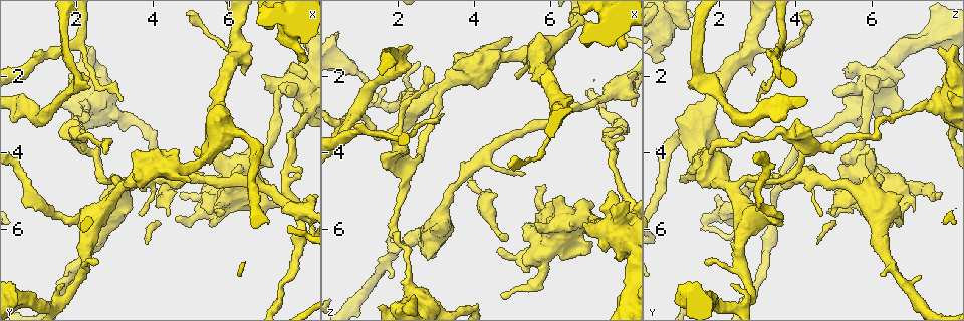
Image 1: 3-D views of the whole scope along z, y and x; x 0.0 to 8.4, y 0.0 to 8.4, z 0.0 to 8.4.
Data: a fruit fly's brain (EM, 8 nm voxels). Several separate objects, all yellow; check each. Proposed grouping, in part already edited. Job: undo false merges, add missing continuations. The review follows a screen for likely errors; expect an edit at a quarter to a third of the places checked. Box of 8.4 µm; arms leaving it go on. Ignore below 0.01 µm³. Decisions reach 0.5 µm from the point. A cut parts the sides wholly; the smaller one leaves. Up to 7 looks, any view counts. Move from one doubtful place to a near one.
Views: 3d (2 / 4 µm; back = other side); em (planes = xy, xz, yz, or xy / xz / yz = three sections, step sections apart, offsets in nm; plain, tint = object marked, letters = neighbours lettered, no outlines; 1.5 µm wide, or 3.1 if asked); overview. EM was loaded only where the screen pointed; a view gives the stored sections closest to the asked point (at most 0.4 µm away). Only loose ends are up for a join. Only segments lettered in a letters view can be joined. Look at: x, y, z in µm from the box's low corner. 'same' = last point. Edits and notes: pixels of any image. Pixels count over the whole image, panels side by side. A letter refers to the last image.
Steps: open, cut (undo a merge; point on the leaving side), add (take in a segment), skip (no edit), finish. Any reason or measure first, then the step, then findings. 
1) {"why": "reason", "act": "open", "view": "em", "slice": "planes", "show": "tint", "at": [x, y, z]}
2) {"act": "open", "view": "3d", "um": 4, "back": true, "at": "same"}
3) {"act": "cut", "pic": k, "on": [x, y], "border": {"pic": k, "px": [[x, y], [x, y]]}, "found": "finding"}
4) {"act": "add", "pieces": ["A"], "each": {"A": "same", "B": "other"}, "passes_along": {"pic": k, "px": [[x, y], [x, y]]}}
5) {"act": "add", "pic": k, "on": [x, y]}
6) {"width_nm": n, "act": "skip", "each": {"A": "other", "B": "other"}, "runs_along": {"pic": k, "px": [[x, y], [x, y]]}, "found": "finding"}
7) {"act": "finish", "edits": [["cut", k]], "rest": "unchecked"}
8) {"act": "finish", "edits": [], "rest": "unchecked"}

{"why": "abrupt turn", "act": "open", "view": "3d", "um": 2, "at": [2.00, 1.15, 3.60]}

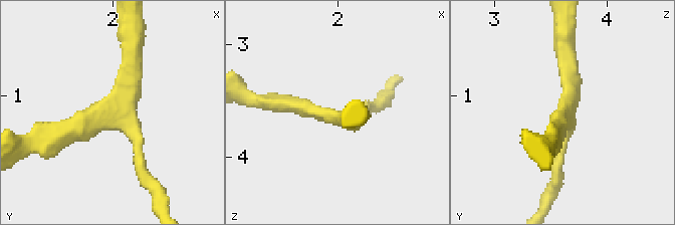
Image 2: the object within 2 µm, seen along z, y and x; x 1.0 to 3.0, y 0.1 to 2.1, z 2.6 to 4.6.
{"arms": 3, "act": "open", "view": "em", "slice": "planes", "show": "plain", "at": [2.00, 1.12, 3.62]}

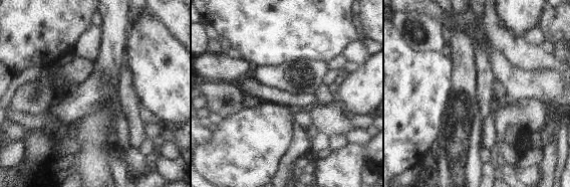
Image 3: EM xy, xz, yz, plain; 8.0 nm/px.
{"act": "open", "view": "em", "slice": "planes", "show": "letters", "at": "same"}

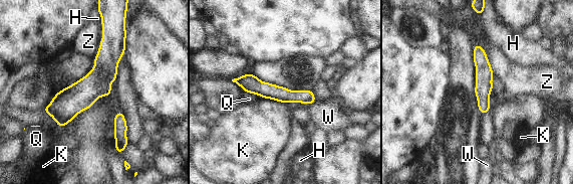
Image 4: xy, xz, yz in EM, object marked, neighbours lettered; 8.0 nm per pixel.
{"act": "skip", "each": {"H": "other", "K": "other", "Q": "other", "W": "other", "Z": "other"}, "border": {"pic": 4, "px": [[263, 98], [277, 100], [285, 104]]}, "found": "one cell here"}

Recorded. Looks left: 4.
{"why": "arms part here", "act": "open", "view": "3d", "um": 4, "at": [2.15, 3.90, 4.75]}

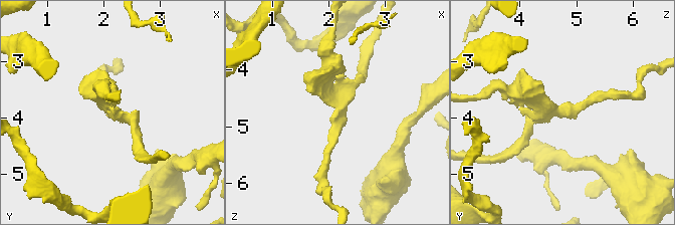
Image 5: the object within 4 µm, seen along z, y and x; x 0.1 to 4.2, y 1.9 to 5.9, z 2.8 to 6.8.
{"arms": 3, "act": "open", "view": "em", "slice": "planes", "show": "tint", "at": [2.15, 3.90, 4.70]}

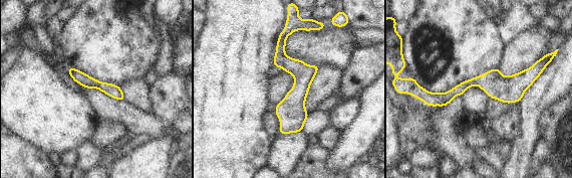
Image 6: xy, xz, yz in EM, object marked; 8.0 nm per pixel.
{"why": "what lies round it", "act": "open", "view": "em", "slice": "planes", "show": "letters", "at": "same"}

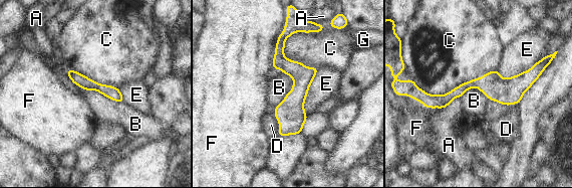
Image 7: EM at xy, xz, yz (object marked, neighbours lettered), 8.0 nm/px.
{"act": "skip", "each": {"A": "other", "B": "other", "C": "other", "D": "other", "E": "other", "F": "other", "G": "other"}, "runs_along": {"pic": 7, "px": [[537, 70], [519, 84], [420, 97]]}, "found": "one cell here"}

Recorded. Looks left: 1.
{"act": "finish", "edits": [], "rest": "unchecked"}

